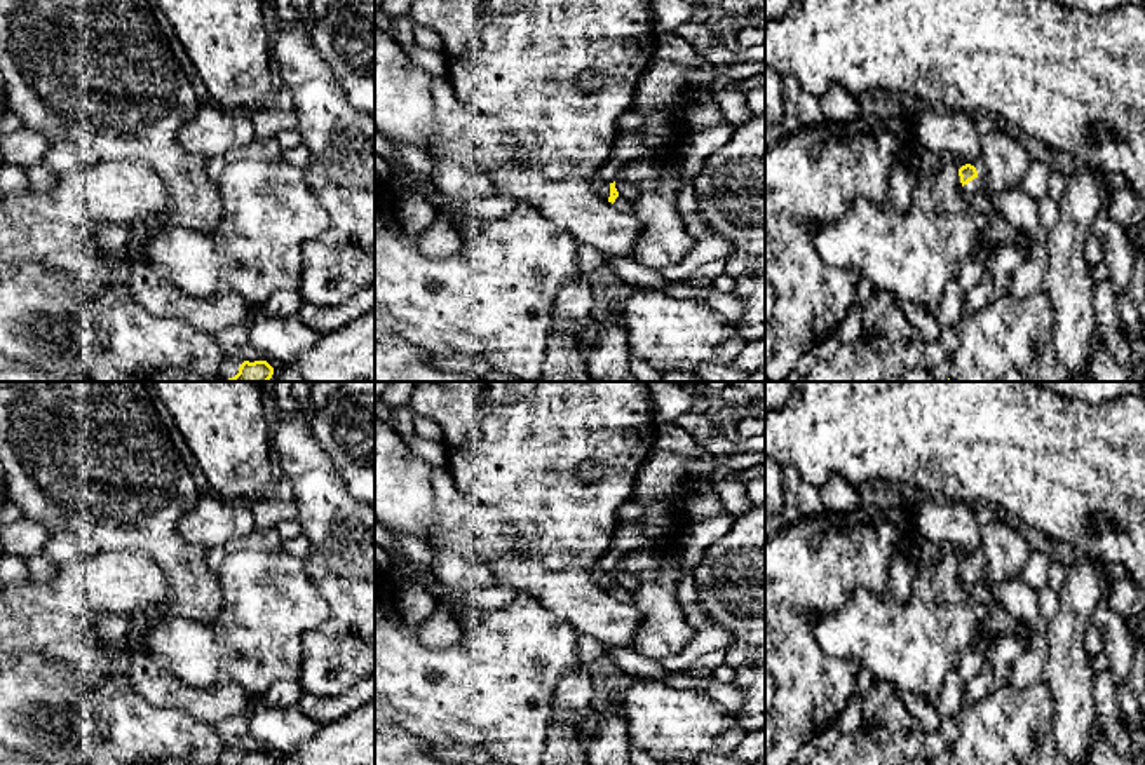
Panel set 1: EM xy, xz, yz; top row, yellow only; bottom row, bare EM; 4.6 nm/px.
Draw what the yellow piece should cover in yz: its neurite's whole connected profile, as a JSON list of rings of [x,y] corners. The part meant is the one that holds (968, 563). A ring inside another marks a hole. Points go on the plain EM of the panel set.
[[[978,545],[971,554],[959,559],[960,573],[965,582],[986,586],[997,601],[1016,619],[1033,627],[1033,638],[1011,666],[1007,683],[1023,690],[1042,681],[1047,659],[1047,622],[1039,612],[1039,592],[1018,577],[995,584],[985,582],[986,561]]]

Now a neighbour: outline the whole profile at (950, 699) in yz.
[[[979,634],[974,645],[960,659],[957,671],[946,678],[936,702],[936,711],[941,720],[957,718],[959,711],[964,707],[965,685],[981,671],[986,659],[986,648],[986,636]]]

